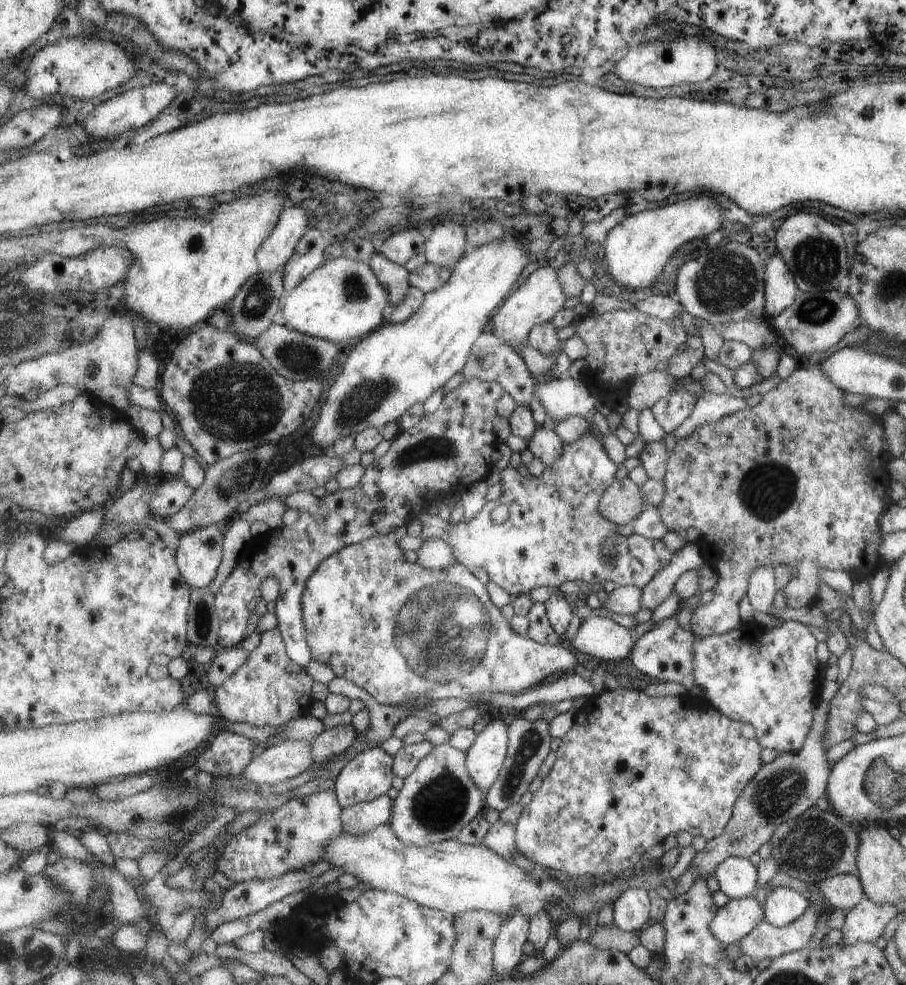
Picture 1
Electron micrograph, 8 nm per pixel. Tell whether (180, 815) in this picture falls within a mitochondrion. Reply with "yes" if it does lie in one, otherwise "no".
yes

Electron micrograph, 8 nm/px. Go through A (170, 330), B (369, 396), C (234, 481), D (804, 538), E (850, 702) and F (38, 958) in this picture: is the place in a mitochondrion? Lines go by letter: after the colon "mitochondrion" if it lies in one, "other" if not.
A: other
B: mitochondrion
C: mitochondrion
D: other
E: other
F: mitochondrion

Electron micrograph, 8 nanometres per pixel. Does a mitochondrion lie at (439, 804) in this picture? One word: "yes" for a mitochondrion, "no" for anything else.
yes

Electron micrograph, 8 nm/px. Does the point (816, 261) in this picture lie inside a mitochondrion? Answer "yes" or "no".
yes

